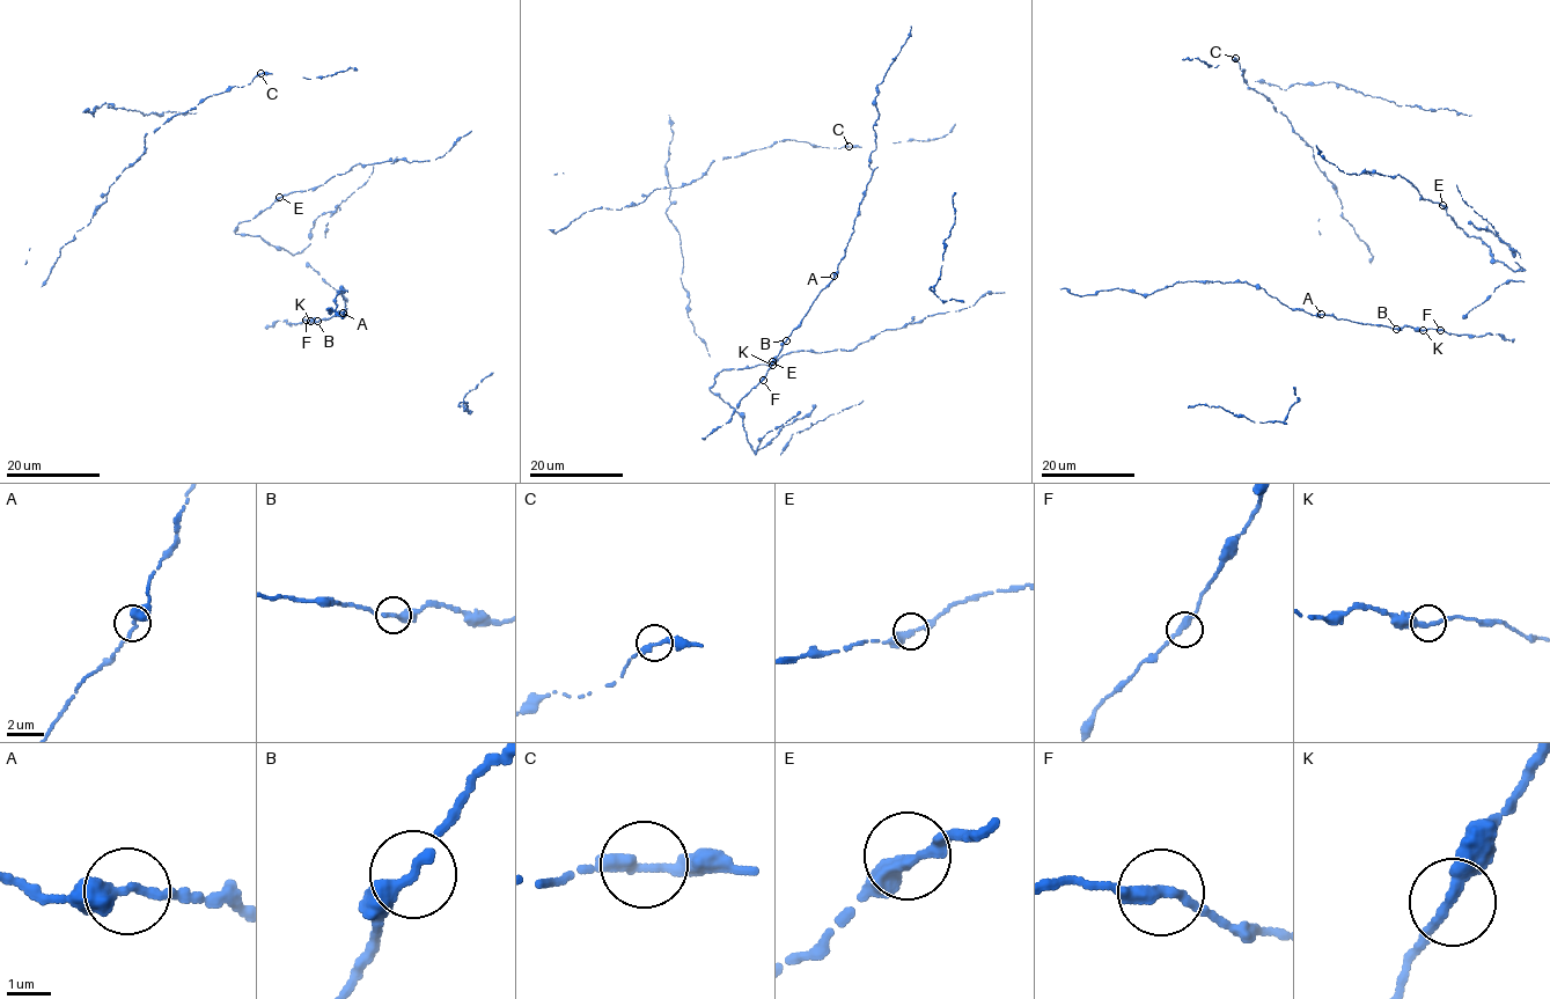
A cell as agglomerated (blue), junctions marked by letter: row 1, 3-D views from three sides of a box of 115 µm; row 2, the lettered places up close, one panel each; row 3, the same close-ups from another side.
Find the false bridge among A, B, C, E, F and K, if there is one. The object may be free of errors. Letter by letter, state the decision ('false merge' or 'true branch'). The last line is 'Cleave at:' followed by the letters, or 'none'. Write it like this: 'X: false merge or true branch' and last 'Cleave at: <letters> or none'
A: true branch
B: true branch
C: true branch
E: true branch
F: true branch
K: true branch
Cleave at: none

